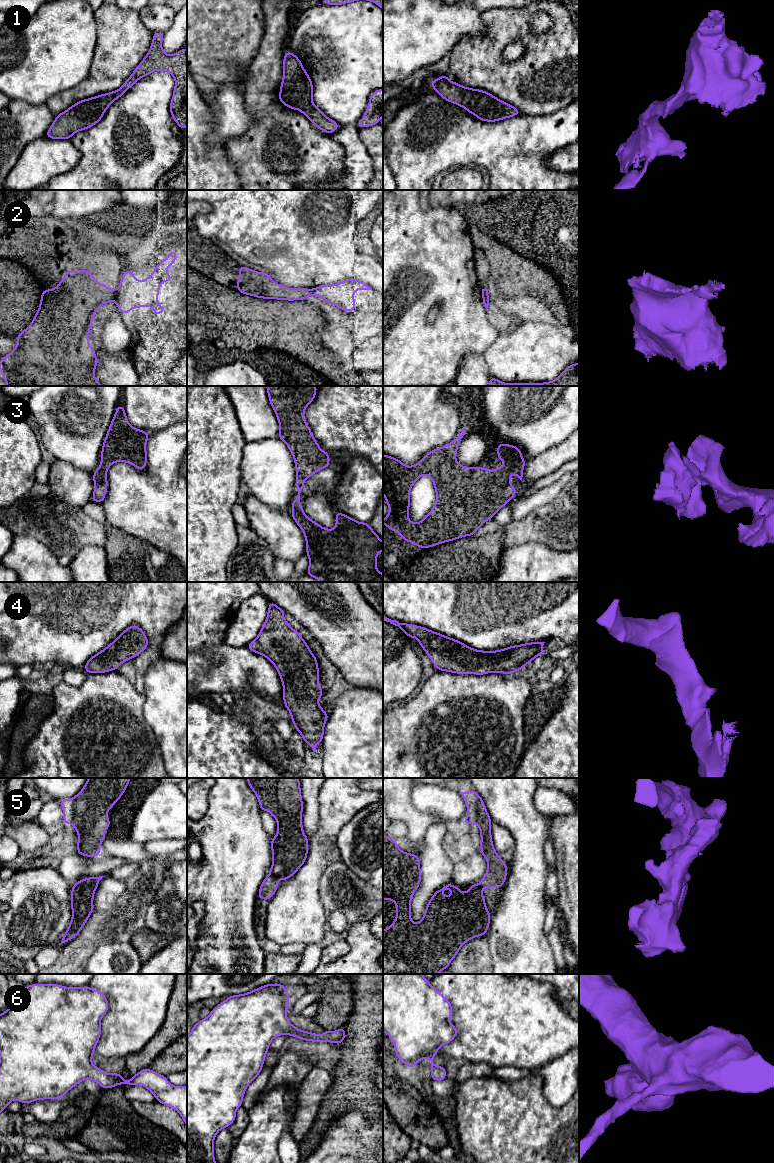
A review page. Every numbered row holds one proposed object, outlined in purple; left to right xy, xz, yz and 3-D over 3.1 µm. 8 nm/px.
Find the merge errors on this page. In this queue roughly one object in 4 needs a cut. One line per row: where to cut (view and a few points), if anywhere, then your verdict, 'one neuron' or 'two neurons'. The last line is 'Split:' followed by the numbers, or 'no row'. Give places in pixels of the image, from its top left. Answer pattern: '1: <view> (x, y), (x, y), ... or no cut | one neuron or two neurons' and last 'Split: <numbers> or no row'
1: no cut | one neuron
2: xy (118, 289), (114, 298) | two neurons
3: no cut | one neuron
4: no cut | one neuron
5: xz (270, 873), (278, 878) | two neurons
6: no cut | one neuron
Split: 2, 5

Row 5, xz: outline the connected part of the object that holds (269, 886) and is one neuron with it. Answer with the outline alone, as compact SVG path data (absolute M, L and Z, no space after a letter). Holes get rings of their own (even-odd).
M269 874L264 878L259 888L257 897L259 897L262 900L271 900L277 889L278 889L278 878Z

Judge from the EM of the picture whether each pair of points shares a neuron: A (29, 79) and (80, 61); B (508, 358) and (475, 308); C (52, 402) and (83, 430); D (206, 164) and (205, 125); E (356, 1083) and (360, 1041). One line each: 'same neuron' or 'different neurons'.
A: same neuron
B: different neurons
C: same neuron
D: same neuron
E: same neuron

